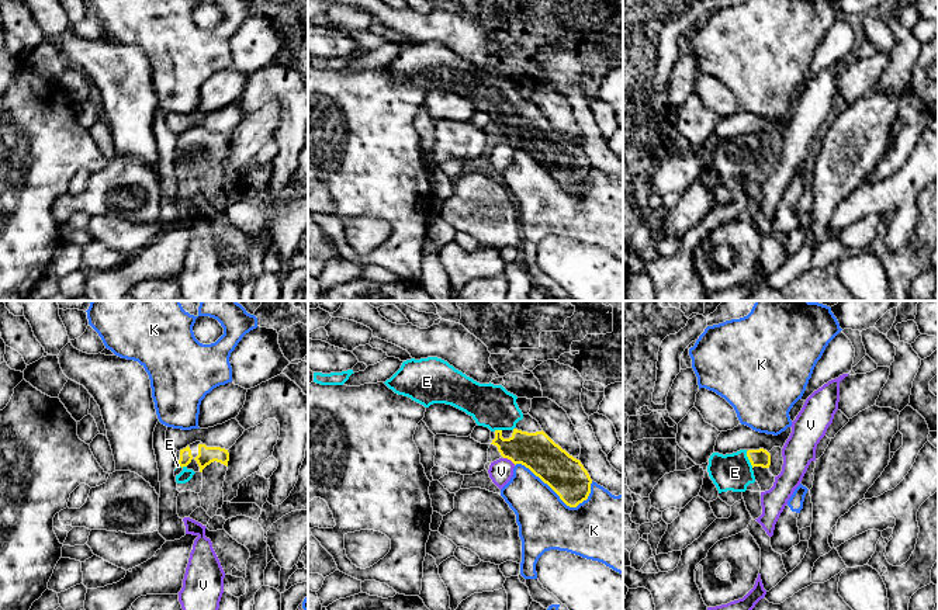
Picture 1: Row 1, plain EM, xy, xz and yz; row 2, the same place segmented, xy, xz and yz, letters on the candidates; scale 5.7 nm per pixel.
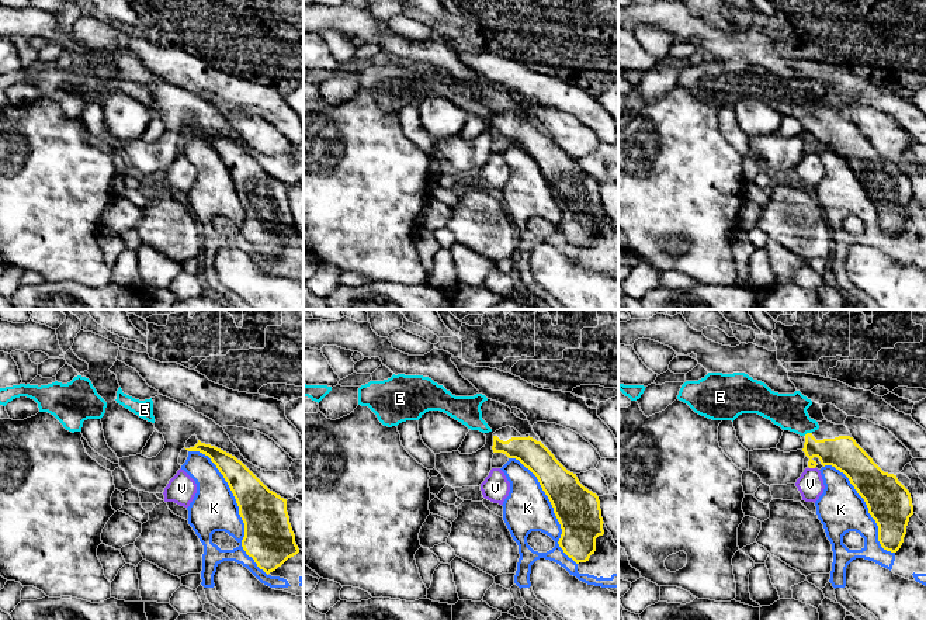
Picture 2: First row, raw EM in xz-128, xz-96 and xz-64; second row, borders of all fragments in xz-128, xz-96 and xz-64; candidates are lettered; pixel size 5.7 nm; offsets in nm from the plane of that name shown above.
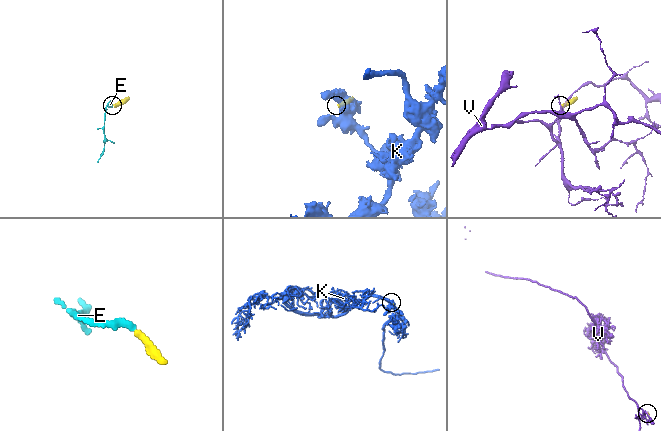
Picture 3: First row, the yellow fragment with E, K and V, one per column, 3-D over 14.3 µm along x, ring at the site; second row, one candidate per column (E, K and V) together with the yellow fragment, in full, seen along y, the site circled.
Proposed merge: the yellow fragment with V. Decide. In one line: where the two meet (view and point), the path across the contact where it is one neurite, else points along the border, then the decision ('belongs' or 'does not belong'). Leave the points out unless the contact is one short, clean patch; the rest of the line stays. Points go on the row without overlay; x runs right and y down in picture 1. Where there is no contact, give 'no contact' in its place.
contact xz (509, 144); border xz (504, 142), (515, 149); does not belong

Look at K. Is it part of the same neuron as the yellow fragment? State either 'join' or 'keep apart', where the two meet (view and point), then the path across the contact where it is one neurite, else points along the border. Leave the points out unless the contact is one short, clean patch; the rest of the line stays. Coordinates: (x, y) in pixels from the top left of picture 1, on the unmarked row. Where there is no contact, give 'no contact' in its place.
keep apart | xz (554, 176)

